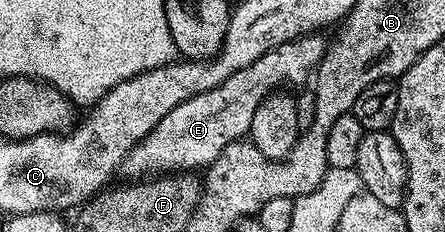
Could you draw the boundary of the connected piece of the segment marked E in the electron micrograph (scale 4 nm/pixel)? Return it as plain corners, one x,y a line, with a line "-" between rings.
316,33
313,35
302,35
299,39
291,39
288,43
282,43
277,45
274,51
266,51
261,57
257,57
257,61
253,61
253,65
245,65
245,69
241,69
237,73
233,73
225,81
221,81
221,85
217,89
209,89
205,93
197,93
192,99
186,99
181,101
181,105
177,105
177,109
169,109
169,113
165,113
165,117
161,117
161,121
155,128
148,133
143,140
141,140
138,145
136,145
131,152
128,153
123,159
123,166
121,168
122,174
127,174
126,177
131,181
139,181
144,177
154,177
160,173
195,173
198,172
198,167
200,169
206,169
211,166
211,162
214,161
224,149
229,146
229,144
236,141
242,140
244,136
250,132
251,126
253,125
253,113
257,113
257,105
261,105
261,101
265,101
267,96
272,94
273,89
278,83
303,83
312,78
313,72
318,68
320,61
323,60
323,54
327,52
329,43
322,34

